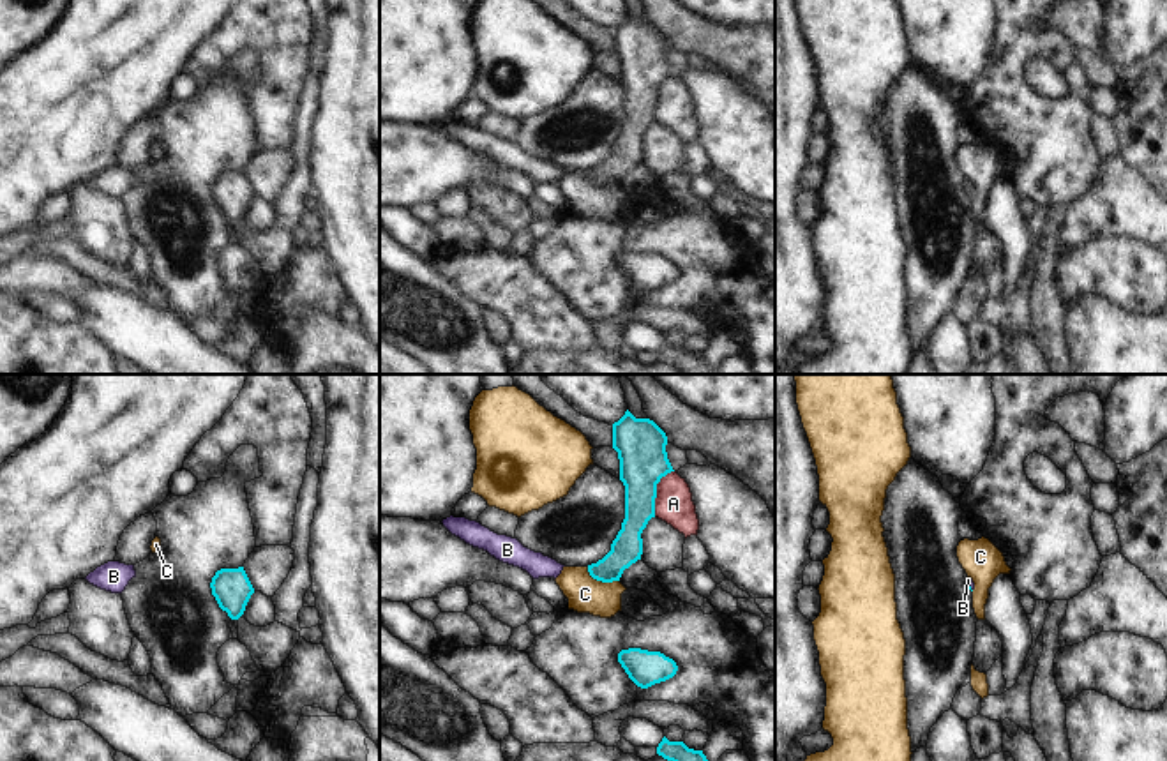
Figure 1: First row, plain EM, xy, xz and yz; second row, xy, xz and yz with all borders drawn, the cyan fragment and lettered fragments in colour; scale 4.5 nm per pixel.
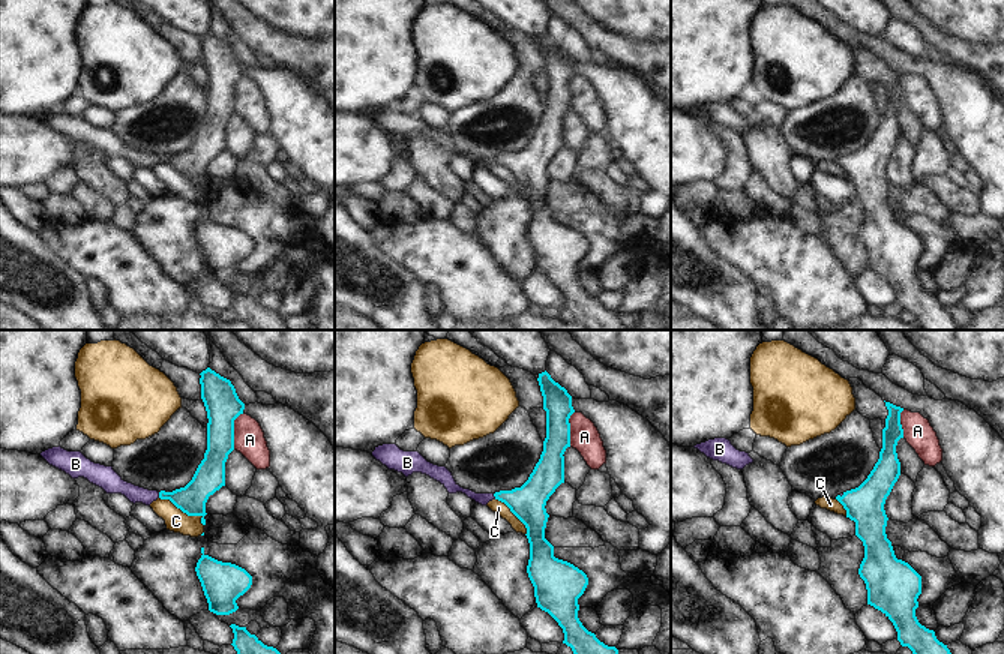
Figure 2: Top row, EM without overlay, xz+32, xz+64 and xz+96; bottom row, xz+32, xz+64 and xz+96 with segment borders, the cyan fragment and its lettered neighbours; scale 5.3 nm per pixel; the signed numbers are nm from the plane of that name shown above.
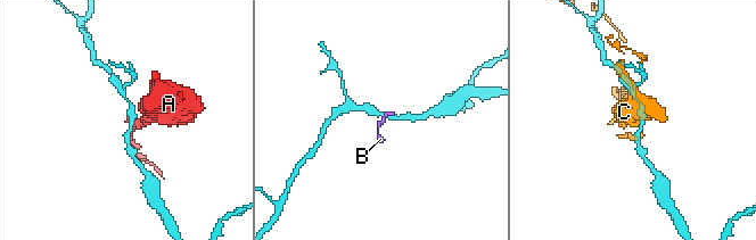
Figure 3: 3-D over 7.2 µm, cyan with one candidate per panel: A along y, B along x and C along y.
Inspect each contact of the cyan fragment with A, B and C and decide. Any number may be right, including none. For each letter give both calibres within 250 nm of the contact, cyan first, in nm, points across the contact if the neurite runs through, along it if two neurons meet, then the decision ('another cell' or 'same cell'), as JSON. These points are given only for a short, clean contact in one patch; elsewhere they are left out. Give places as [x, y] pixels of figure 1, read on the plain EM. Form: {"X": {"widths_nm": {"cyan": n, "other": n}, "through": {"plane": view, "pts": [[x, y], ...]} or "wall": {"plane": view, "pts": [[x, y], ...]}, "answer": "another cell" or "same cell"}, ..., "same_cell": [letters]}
{"A": {"widths_nm": {"cyan": 220, "other": 170}, "wall": {"plane": "xz", "pts": [[673, 75], [657, 89], [654, 120]]}, "answer": "another cell"}, "B": {"widths_nm": {"cyan": 20, "other": 30}, "through": {"plane": "yz", "pts": [[966, 191], [970, 193], [968, 184]]}, "answer": "same cell"}, "C": {"widths_nm": {"cyan": 140, "other": 160}, "wall": {"plane": "xz", "pts": [[587, 172], [597, 184], [618, 186]]}, "answer": "another cell"}, "same_cell": ["B"]}

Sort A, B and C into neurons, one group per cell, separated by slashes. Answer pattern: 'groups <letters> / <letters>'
groups A / B / C

